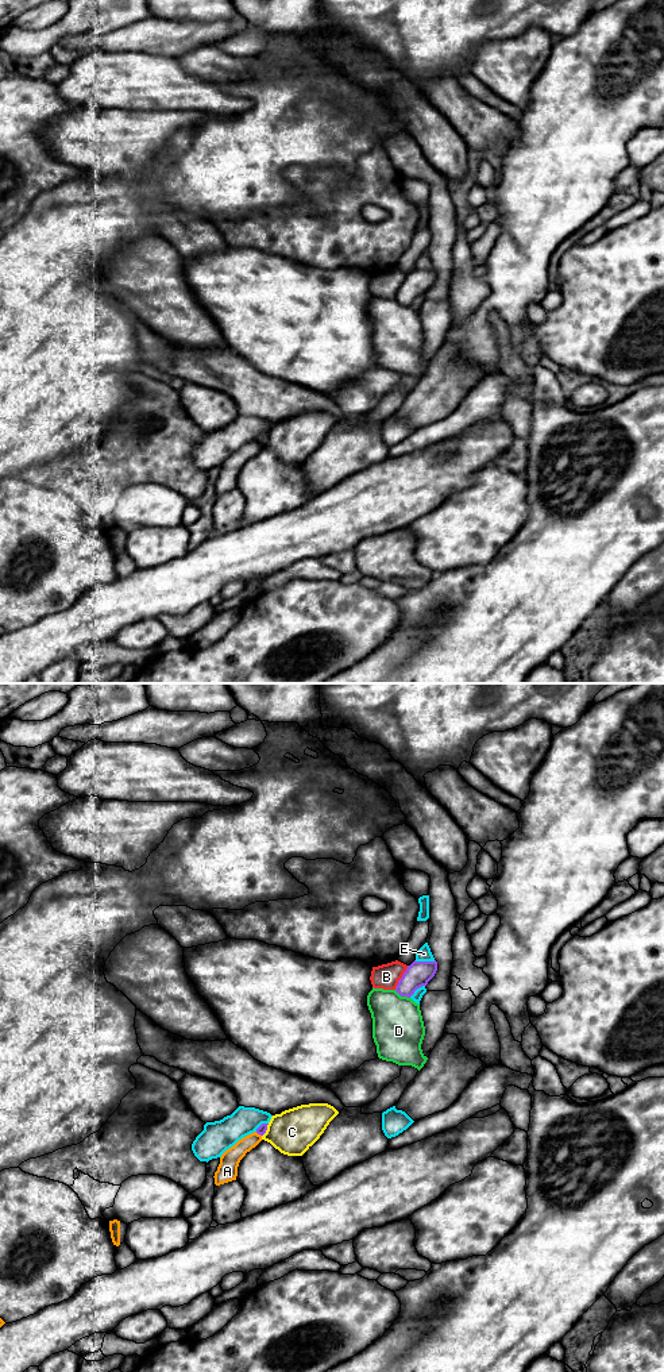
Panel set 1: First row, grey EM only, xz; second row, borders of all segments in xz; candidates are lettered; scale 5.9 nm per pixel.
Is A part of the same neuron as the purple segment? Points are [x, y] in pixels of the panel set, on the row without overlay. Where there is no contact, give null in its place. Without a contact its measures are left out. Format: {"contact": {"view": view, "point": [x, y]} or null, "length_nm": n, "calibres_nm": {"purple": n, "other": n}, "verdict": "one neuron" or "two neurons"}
{"contact": {"view": "xz", "point": [258, 442]}, "length_nm": 50, "calibres_nm": {"purple": 50, "other": 120}, "verdict": "two neurons"}

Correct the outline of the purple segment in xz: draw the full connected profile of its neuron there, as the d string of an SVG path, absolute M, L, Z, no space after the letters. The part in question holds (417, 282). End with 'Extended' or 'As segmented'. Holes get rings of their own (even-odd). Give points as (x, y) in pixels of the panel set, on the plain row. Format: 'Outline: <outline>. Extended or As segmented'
Outline: M413 270L408 274L402 286L398 289L395 300L401 305L410 307L414 300L422 294L426 294L428 290L435 285L437 280L437 270Z. As segmented

